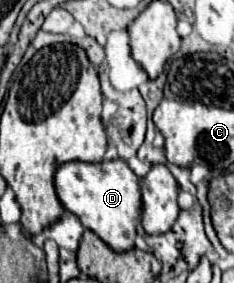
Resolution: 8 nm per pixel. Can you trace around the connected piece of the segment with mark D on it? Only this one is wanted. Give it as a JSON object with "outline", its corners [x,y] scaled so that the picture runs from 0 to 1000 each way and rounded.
{"outline":[[[291,569],[248,583],[231,654],[265,731],[316,753],[350,795],[402,816],[453,866],[470,866],[487,887],[547,887],[573,873],[581,788],[598,767],[598,661],[590,625],[538,583],[538,569]]]}

